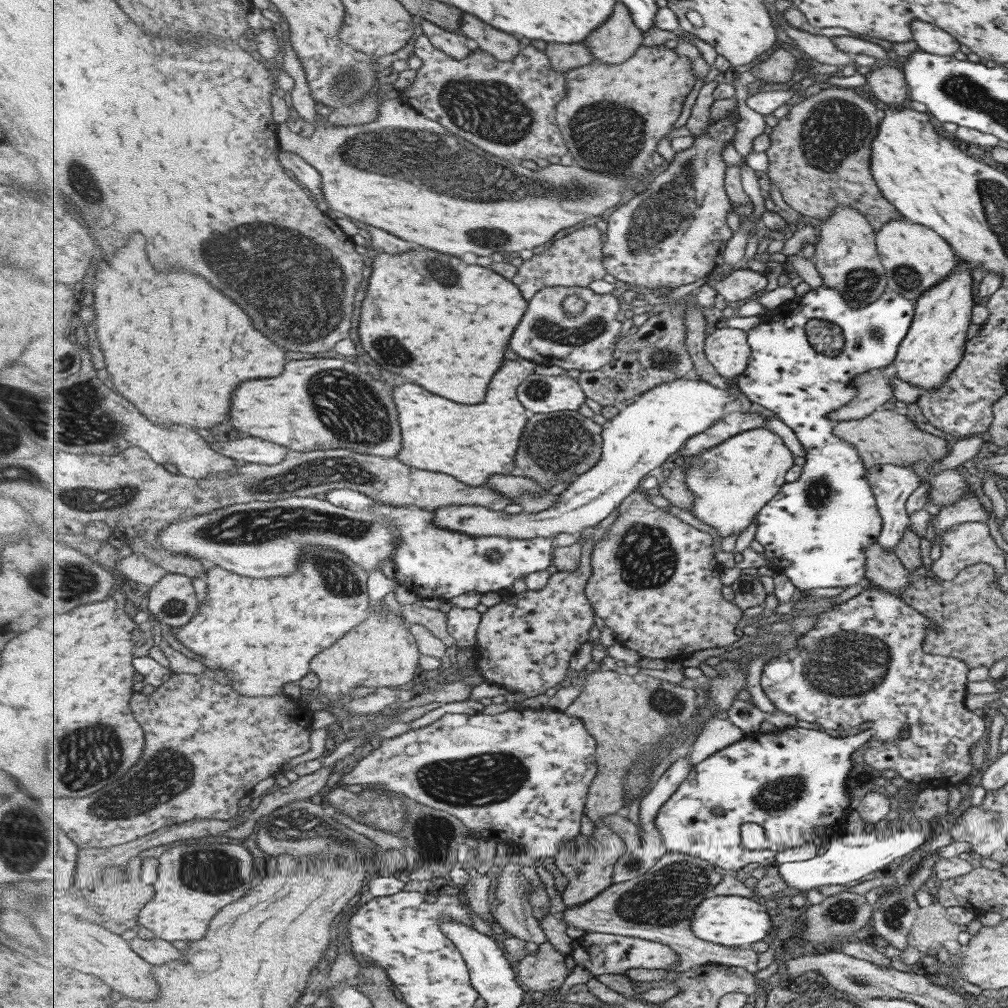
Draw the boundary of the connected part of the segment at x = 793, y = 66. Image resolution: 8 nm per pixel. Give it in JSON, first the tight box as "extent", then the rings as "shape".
{"extent":[751,49,797,84],"shape":[[[777,49],[766,60],[756,64],[751,72],[756,79],[775,84],[787,84],[795,72],[797,72],[797,56],[793,56],[789,50]]]}

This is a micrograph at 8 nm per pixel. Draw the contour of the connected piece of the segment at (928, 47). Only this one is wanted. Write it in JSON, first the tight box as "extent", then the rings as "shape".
{"extent":[910,19,959,56],"shape":[[[917,19],[910,22],[912,40],[923,52],[937,56],[952,56],[959,43],[944,30]]]}

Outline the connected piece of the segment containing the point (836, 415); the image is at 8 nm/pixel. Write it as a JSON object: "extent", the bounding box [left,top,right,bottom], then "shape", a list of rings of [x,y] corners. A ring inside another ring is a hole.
{"extent":[828,369,892,421],"shape":[[[874,369],[863,372],[851,380],[856,388],[856,395],[843,407],[832,411],[828,419],[836,421],[857,420],[875,412],[892,396],[891,372],[885,375],[885,369]]]}

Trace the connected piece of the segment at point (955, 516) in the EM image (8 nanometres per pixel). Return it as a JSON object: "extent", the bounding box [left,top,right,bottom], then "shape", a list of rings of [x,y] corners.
{"extent":[931,493,988,542],"shape":[[[965,493],[953,504],[939,506],[935,520],[931,522],[934,530],[934,540],[940,542],[942,534],[952,526],[962,522],[985,522],[988,512],[981,502],[971,493]]]}

